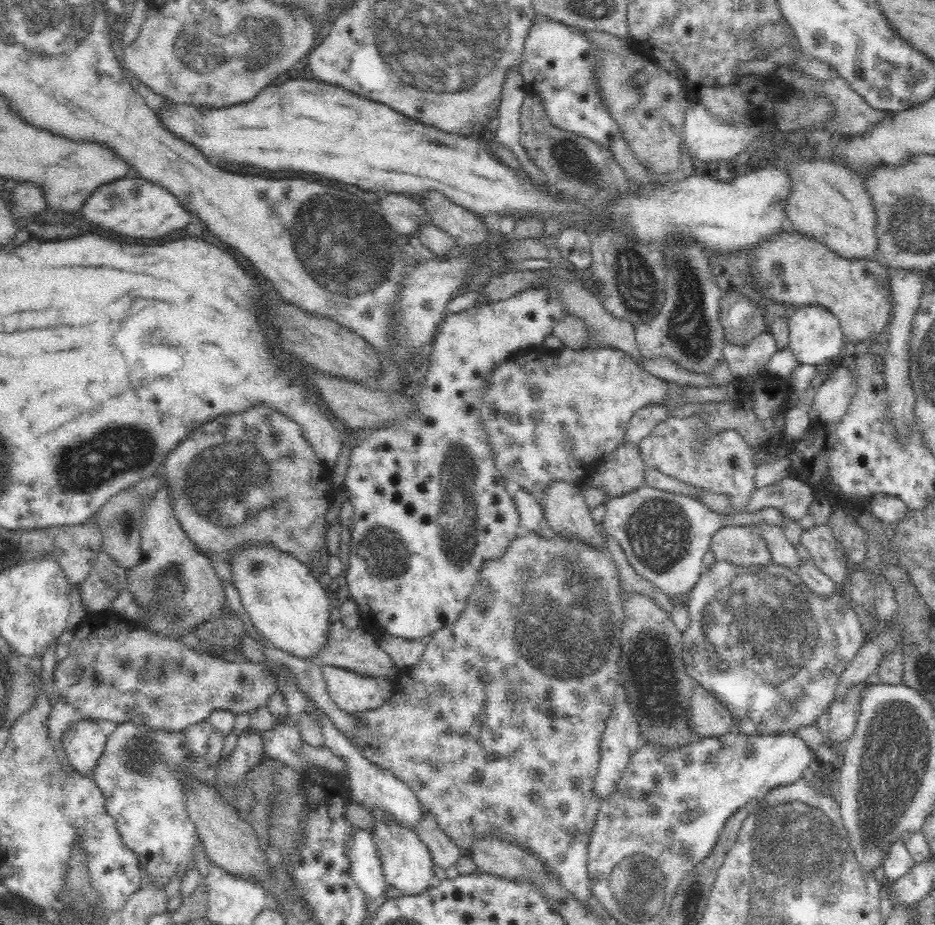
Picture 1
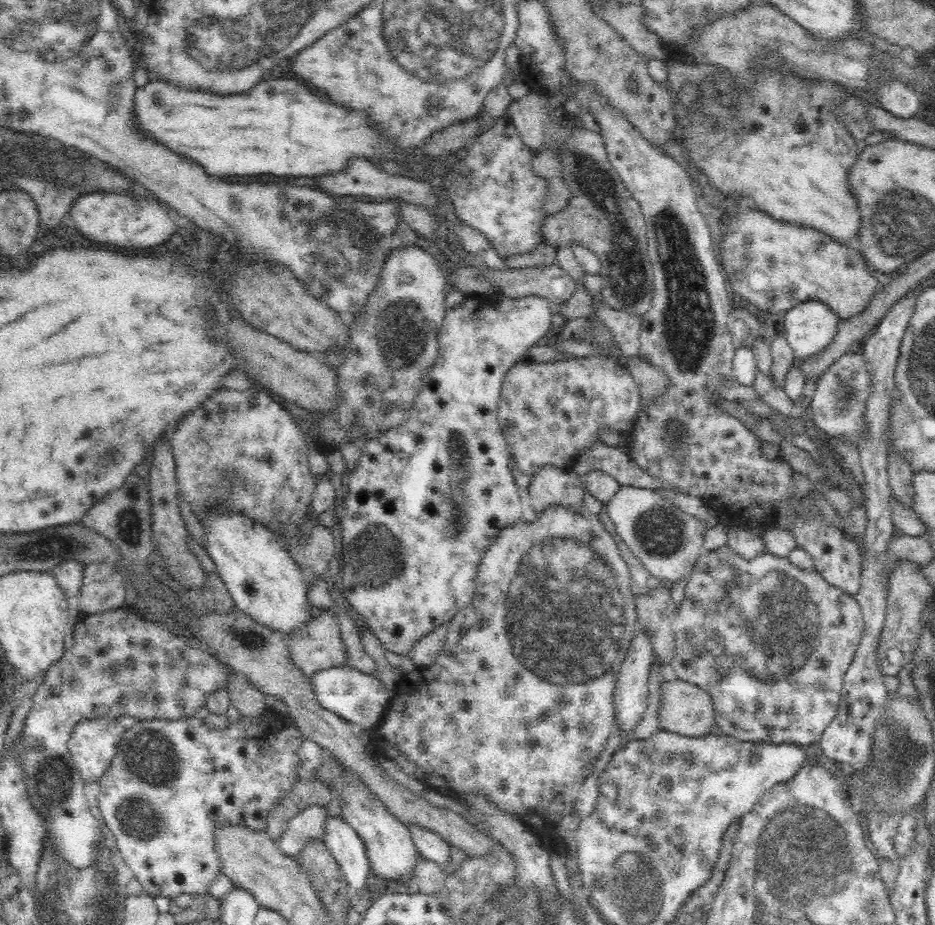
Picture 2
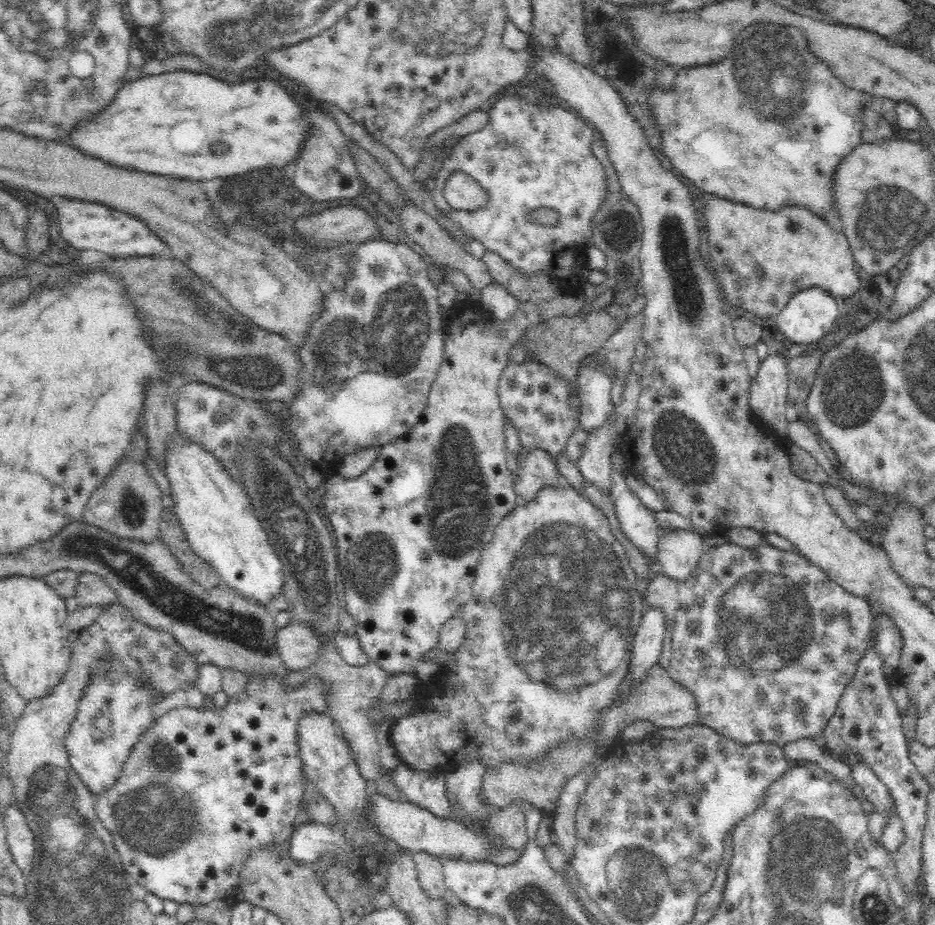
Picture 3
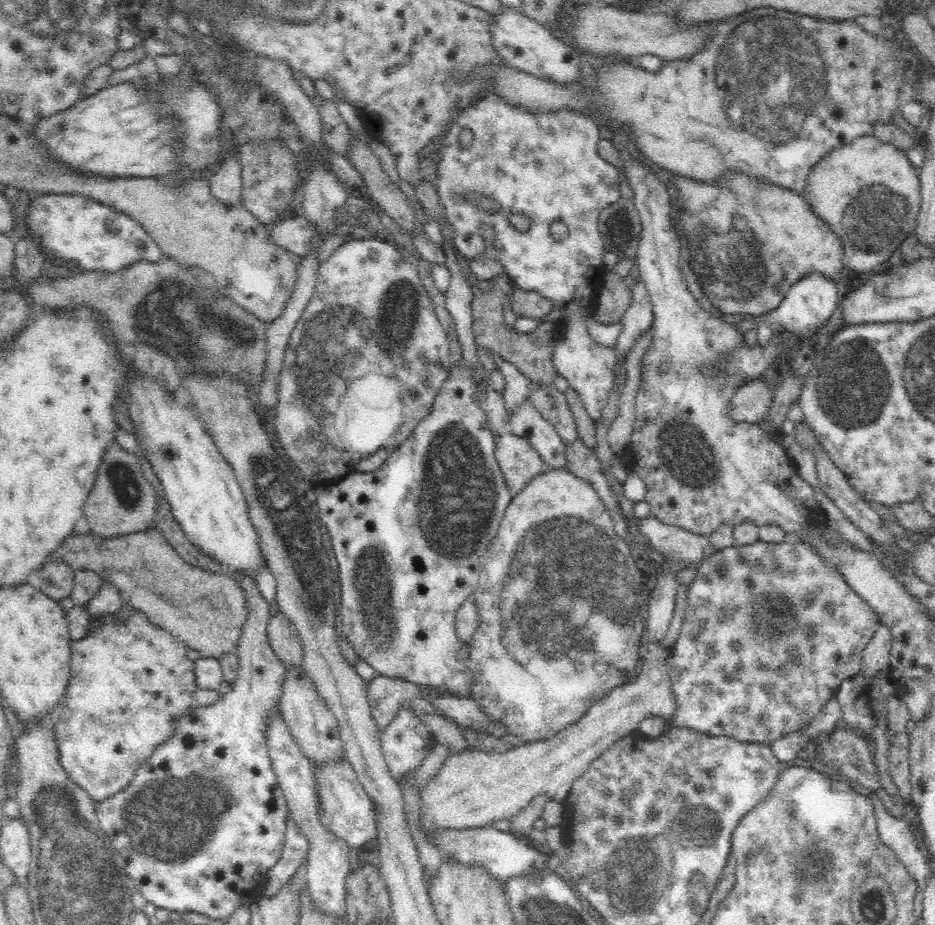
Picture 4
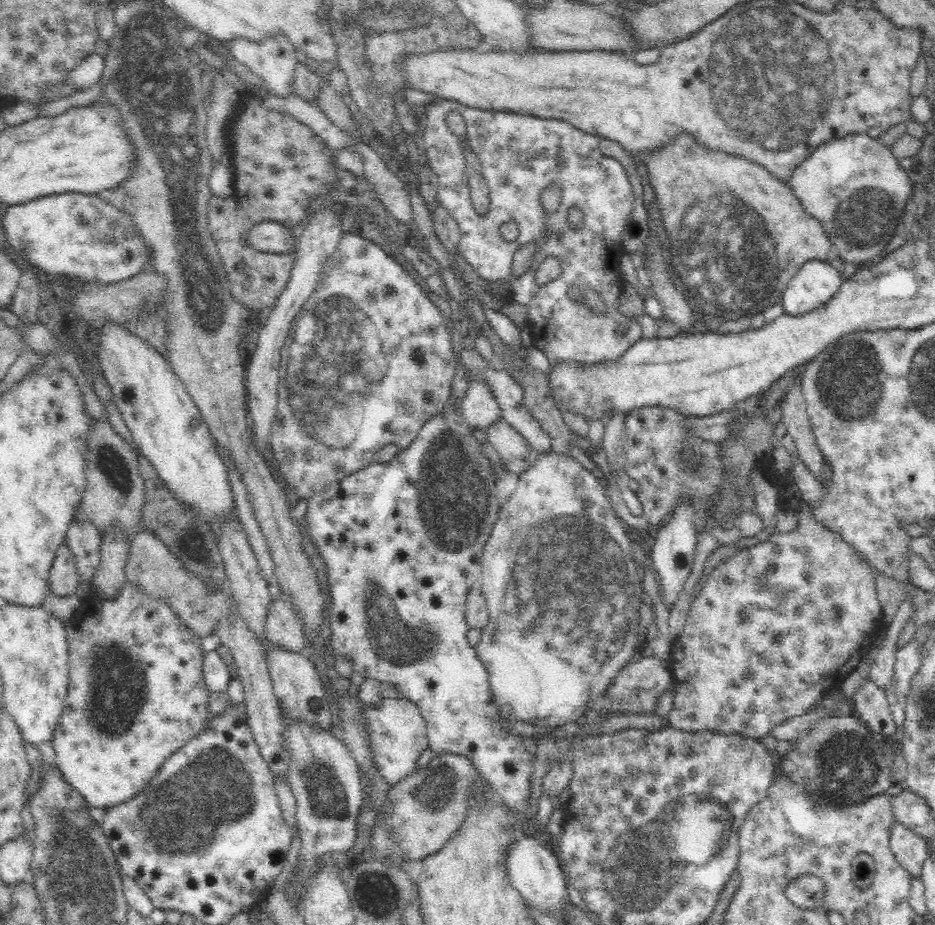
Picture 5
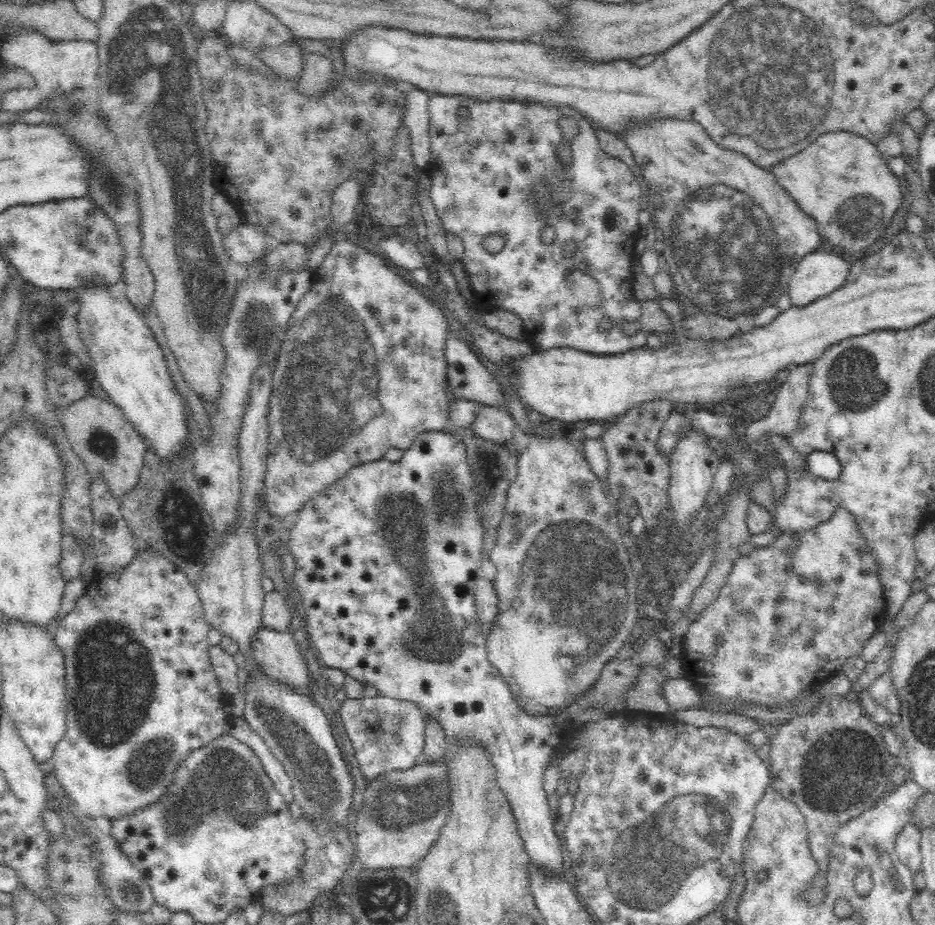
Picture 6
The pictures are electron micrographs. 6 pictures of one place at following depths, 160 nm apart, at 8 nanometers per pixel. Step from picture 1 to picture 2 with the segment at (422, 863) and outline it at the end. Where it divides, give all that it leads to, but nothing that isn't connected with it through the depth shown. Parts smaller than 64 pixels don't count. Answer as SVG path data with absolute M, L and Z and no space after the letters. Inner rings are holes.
M321 747L318 764L312 768L316 781L323 784L334 798L340 800L340 818L352 828L364 843L366 859L371 872L380 878L391 880L410 877L414 868L417 848L411 831L406 829L385 807L385 804L370 790L370 787L347 766Z

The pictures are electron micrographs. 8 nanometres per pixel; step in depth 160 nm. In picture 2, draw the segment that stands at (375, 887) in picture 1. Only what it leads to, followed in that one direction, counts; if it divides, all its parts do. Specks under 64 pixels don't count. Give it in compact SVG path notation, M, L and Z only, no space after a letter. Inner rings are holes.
M327 817L315 840L322 841L324 849L338 861L352 891L362 889L372 872L358 833L340 817Z

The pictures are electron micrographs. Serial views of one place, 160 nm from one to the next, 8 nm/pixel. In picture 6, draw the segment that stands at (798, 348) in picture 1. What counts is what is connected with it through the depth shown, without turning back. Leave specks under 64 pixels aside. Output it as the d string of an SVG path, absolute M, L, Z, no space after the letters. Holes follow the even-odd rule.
M816 248L798 264L789 282L792 305L804 306L845 284L851 270L850 262L840 249Z

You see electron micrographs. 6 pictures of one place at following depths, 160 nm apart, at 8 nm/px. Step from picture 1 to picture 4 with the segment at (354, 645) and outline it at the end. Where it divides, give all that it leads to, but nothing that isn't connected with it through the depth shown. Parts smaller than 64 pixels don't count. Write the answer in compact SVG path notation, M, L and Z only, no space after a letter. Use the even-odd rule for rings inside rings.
M278 610L270 617L267 633L275 653L284 662L300 664L303 662L303 648L297 626Z

